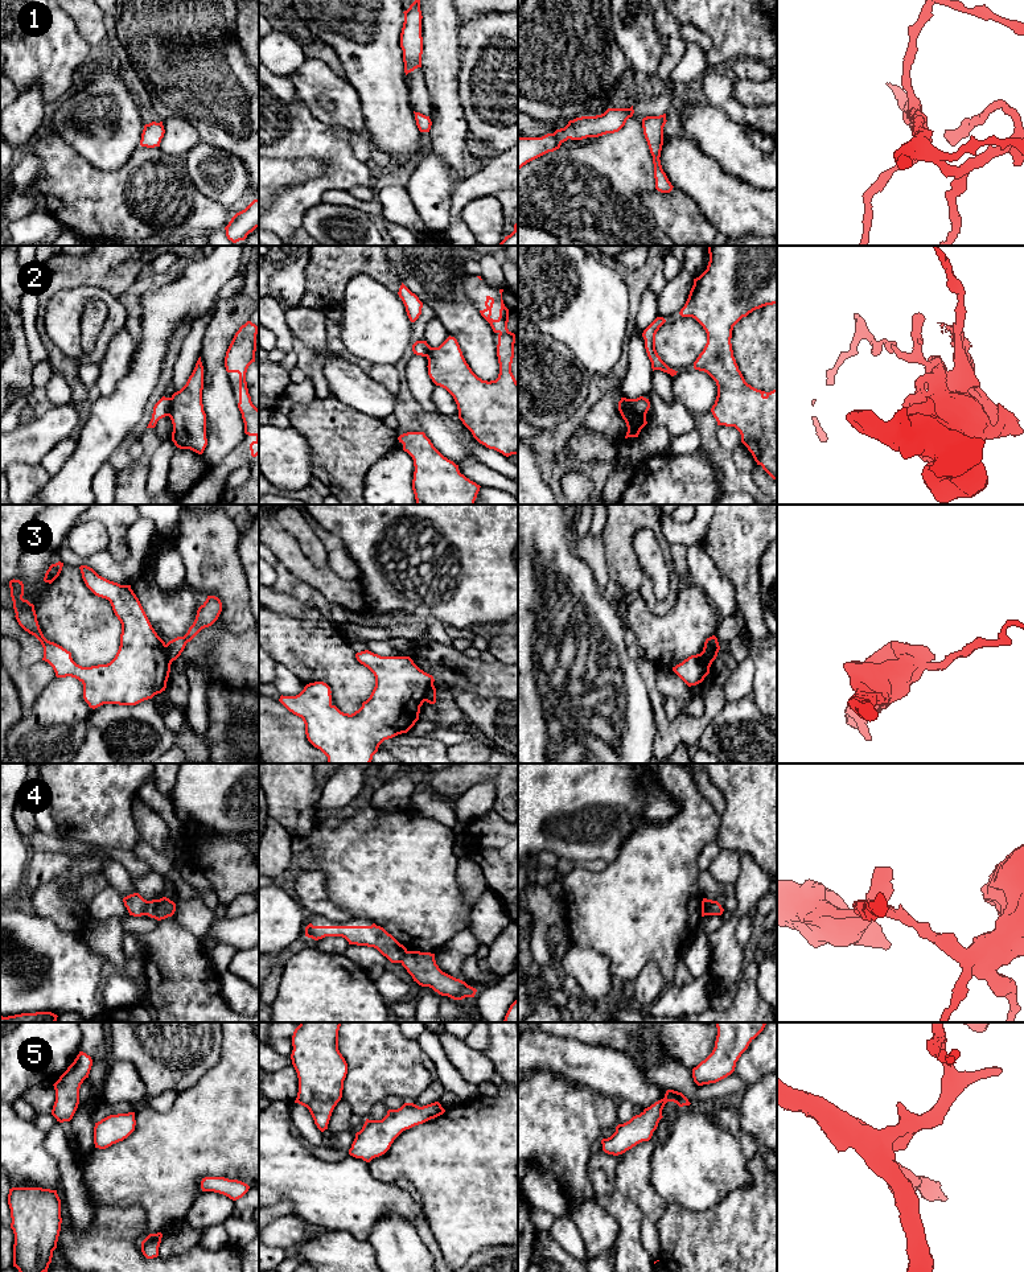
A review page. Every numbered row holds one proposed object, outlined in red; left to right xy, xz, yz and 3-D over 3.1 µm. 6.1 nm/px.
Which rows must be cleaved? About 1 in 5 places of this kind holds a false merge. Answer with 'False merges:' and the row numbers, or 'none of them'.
False merges: 2, 3, 4, 5

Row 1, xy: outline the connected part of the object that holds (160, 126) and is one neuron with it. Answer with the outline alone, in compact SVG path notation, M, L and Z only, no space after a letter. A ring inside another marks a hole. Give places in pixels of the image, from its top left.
M152 122L144 125L140 145L147 148L160 147L161 139L164 137L165 129L163 122Z

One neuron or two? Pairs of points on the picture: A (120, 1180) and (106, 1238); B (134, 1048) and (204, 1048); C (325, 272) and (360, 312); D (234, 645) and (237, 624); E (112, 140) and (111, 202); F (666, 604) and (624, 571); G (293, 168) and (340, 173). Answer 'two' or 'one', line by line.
A: two
B: one
C: two
D: two
E: two
F: one
G: two

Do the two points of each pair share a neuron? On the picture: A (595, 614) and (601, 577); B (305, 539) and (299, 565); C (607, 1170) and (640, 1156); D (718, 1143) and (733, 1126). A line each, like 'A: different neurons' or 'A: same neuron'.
A: different neurons
B: different neurons
C: different neurons
D: different neurons

